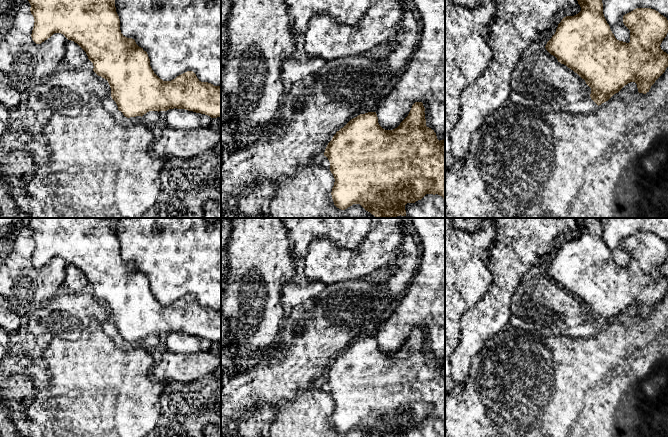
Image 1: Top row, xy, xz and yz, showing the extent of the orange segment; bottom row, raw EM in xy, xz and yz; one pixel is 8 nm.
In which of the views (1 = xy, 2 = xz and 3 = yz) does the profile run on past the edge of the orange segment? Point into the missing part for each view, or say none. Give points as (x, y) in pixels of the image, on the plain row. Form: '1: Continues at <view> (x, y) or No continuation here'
1: No continuation here
2: No continuation here
3: No continuation here

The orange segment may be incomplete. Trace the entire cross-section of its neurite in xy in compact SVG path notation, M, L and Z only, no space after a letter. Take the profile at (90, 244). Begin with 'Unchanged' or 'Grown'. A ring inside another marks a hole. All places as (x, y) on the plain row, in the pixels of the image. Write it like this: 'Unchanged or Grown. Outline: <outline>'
Unchanged. Outline: M27 218L26 220L35 245L32 264L36 268L41 268L54 257L61 257L68 264L77 267L93 287L93 295L108 305L111 321L125 341L142 341L149 335L159 336L174 332L205 338L211 342L221 341L221 309L214 310L208 306L201 306L193 295L187 295L171 305L163 305L154 297L147 276L139 271L134 263L127 262L121 257L114 218Z

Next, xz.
Unchanged. Outline: M415 326L408 340L393 354L383 353L378 347L376 336L368 336L351 343L343 352L336 356L332 364L328 367L324 380L326 380L330 386L330 395L335 403L331 419L334 429L337 432L345 434L353 428L360 428L370 437L406 437L405 429L407 427L415 427L421 424L426 418L438 418L442 420L445 425L445 363L439 365L434 354L426 350L424 335L423 327Z

